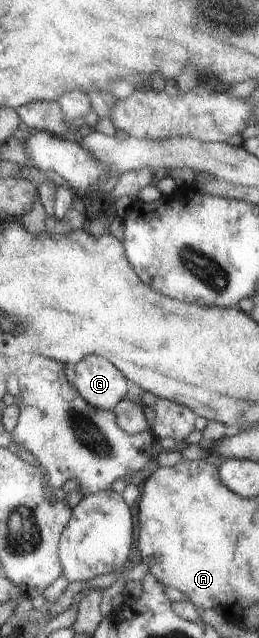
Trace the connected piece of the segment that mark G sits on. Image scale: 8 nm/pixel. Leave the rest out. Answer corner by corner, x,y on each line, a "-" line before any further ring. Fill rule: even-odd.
87,356
77,362
71,383
88,405
104,411
110,411
127,391
123,375
99,356

